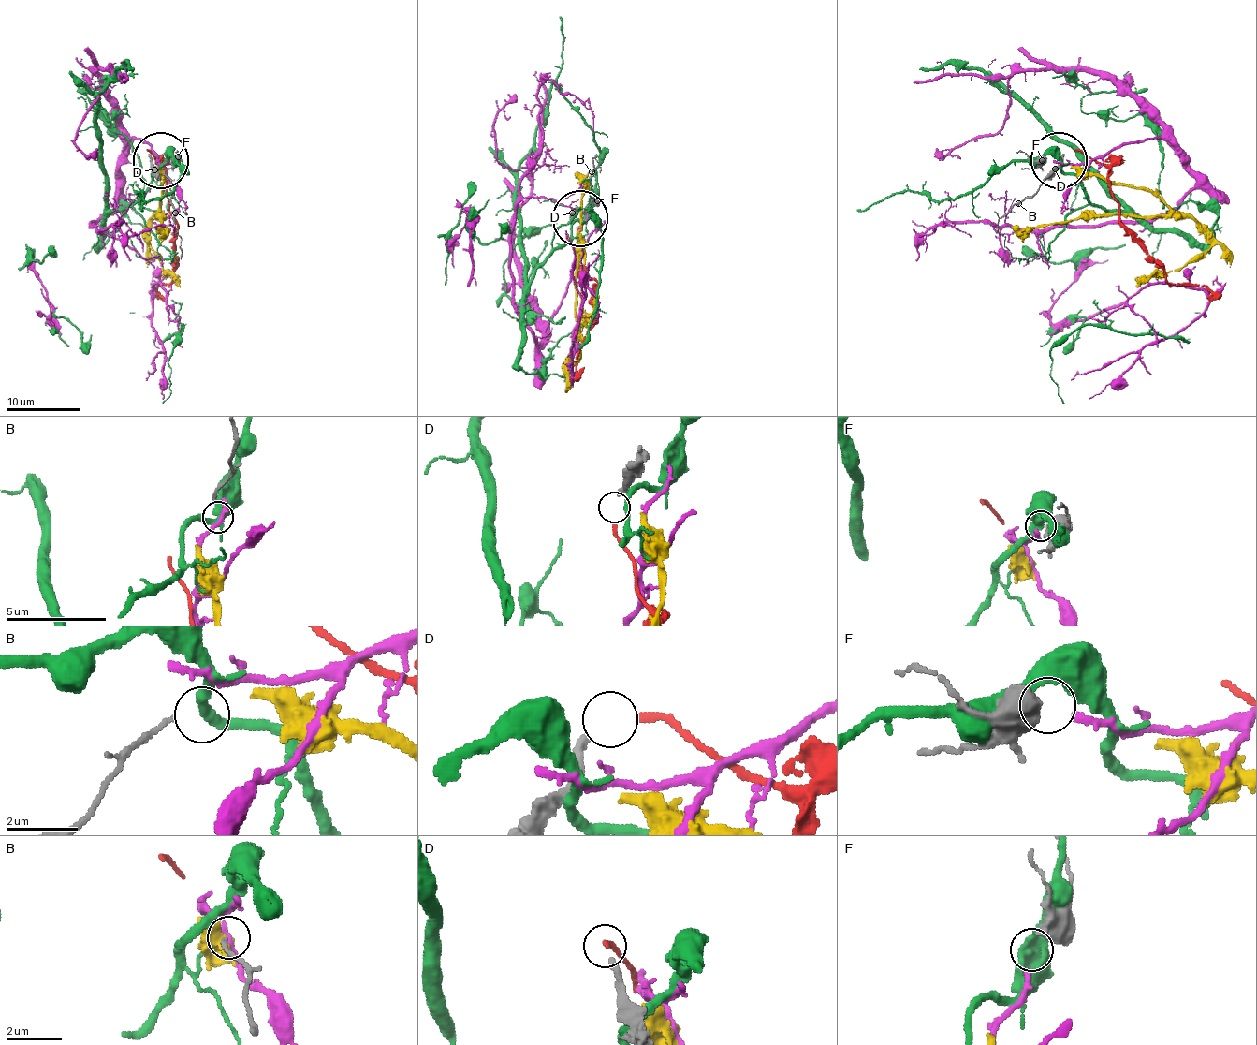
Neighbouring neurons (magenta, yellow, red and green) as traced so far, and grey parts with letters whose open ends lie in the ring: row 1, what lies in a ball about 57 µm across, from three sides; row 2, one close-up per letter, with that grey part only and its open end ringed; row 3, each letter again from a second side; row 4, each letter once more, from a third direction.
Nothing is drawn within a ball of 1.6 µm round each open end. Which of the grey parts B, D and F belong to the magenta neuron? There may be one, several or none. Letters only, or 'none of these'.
F

